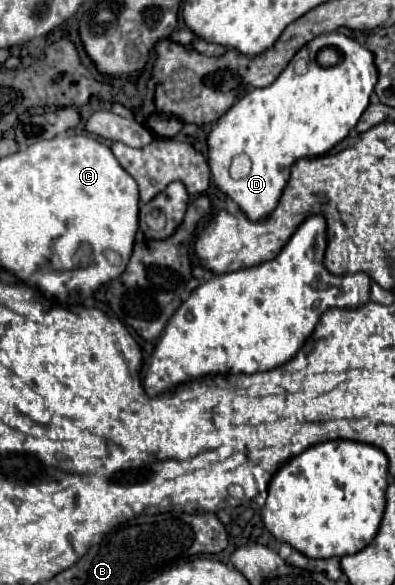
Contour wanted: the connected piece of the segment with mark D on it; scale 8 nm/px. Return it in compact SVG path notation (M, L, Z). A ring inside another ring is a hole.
M323 33L307 43L299 57L305 57L305 53L311 61L303 75L293 71L295 61L291 61L271 85L243 95L215 123L207 137L206 158L213 183L229 195L251 221L259 221L275 209L289 181L289 169L297 159L323 155L349 135L367 109L377 83L371 51L351 37ZM331 47L337 51L337 65L321 67L317 53Z

